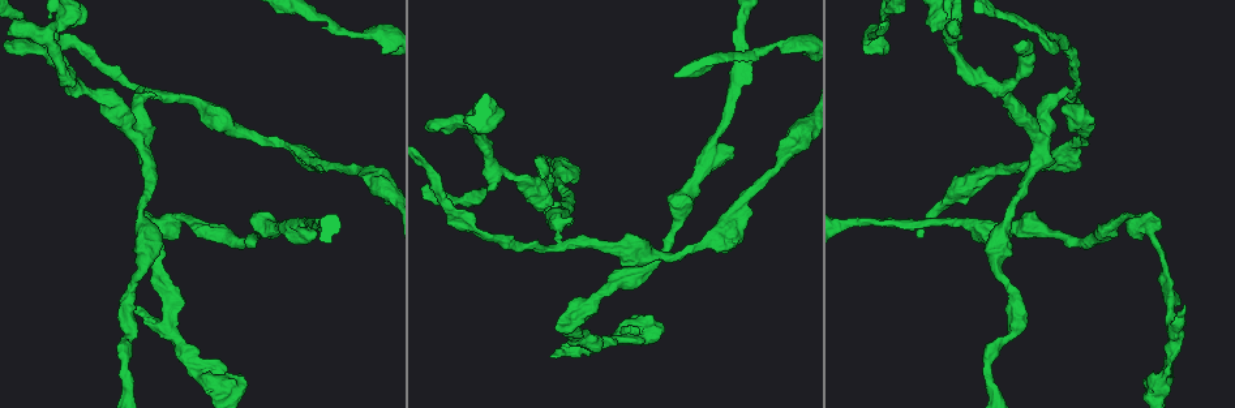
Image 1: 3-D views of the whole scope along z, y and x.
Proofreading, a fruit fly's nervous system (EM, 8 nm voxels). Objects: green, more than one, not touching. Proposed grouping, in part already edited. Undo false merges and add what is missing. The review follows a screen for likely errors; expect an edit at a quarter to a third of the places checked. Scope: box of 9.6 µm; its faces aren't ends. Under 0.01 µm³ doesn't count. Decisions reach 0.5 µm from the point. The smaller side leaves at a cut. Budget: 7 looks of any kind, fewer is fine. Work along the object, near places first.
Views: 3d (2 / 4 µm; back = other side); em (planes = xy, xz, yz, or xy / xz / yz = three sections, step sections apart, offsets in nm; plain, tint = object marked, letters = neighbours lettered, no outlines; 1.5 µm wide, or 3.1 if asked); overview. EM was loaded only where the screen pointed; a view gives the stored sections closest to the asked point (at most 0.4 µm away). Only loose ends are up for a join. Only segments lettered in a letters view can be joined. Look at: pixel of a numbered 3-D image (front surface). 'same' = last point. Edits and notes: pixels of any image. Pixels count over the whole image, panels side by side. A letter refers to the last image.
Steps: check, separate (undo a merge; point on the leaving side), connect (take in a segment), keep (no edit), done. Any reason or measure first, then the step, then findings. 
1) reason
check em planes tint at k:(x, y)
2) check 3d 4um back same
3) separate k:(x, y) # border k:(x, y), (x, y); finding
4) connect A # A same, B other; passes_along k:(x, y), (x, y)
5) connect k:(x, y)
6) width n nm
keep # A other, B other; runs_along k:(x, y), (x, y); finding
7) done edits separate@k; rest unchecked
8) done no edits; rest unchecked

three arms meet
check 3d 2um at 1:(188, 350)

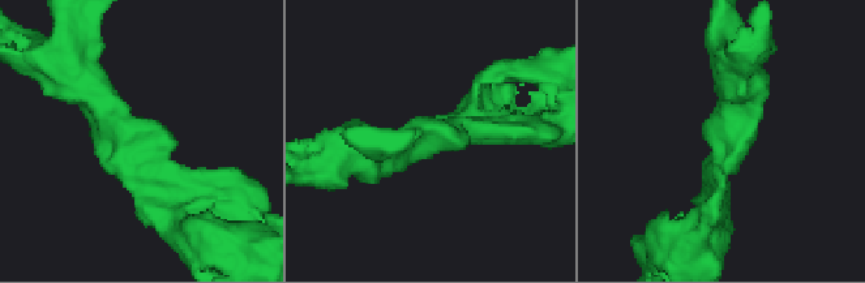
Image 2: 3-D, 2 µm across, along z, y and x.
need the tissue
check em 3.1um planes tint at 2:(133, 142)

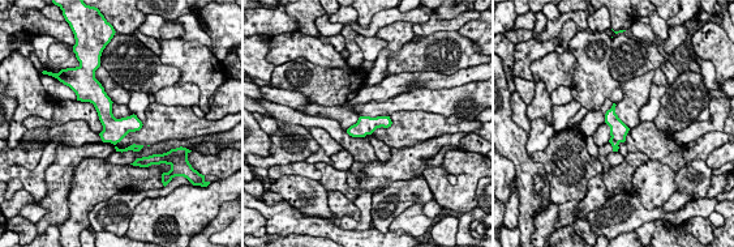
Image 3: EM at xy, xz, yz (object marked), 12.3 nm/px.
what lies round it
check em 3.1um planes letters same

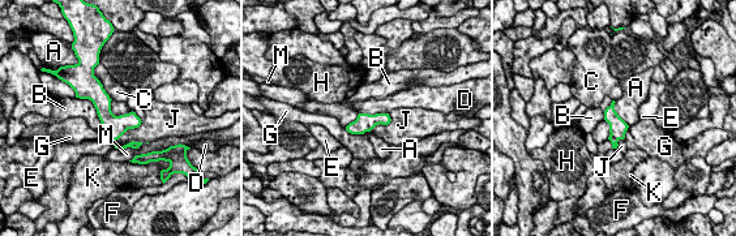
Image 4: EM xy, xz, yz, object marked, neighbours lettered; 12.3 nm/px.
arms 3; arm_widths 200, 220, 260 nm
keep # A other, B other, C other, D other, E other, F other, G other, H other, J other, K other, M other; one neuron here

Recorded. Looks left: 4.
abrupt turn
check 3d 2um at 1:(140, 92)

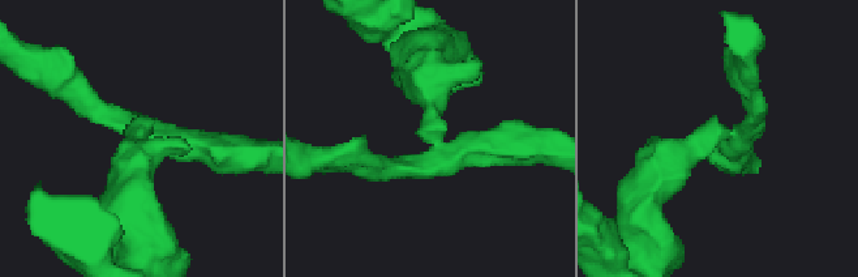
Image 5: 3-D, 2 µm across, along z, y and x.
arms 3; arm_widths 180, 220, 320 nm; need the tissue
check em planes letters at 5:(727, 132)

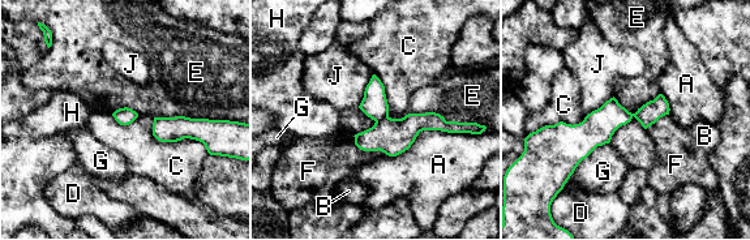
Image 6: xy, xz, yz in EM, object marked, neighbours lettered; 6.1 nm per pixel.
longest_contact A 500 nm
separate 6:(391, 136) # A other, B other, C other, D other, E other, F other, G other, H other, J other; part_leaving 6:(453, 129), (415, 123), (358, 141); a second neuron is stuck on

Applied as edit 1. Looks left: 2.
done edits separate@6; rest unchecked

